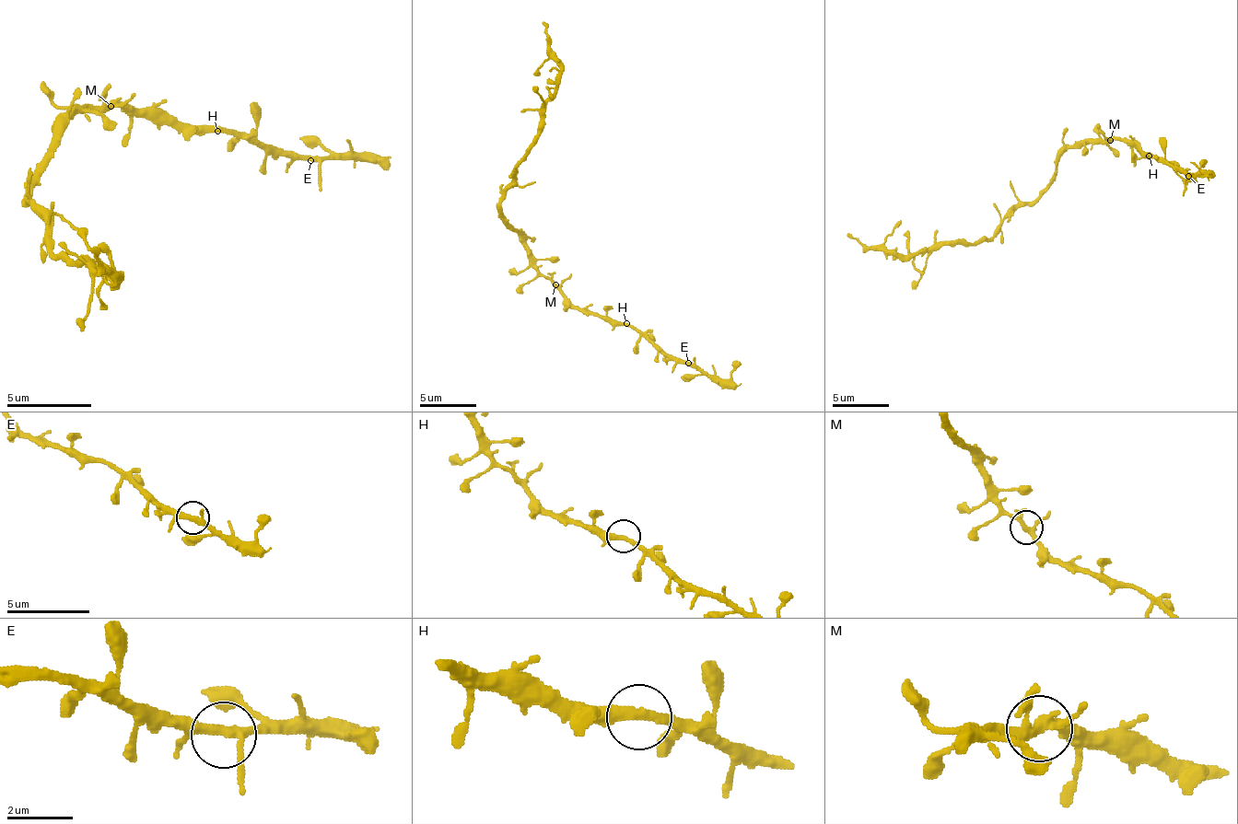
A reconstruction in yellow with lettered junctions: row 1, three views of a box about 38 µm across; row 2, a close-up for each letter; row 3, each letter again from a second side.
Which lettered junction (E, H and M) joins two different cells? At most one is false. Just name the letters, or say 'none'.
none

